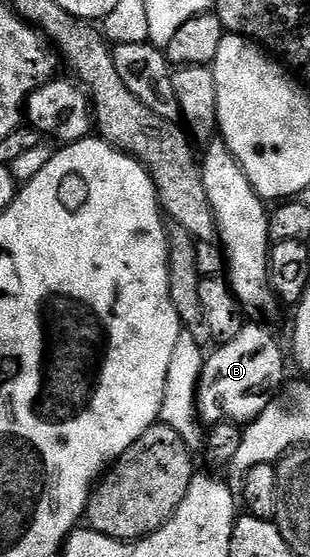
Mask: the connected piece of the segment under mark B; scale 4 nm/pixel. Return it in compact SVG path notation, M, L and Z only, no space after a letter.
M243 325L240 336L228 344L218 346L215 354L205 359L202 364L202 375L198 381L198 417L203 423L213 424L215 422L236 422L245 424L268 408L268 404L276 397L276 392L281 391L284 386L282 377L286 374L286 362L282 359L282 346L274 339L270 330L262 326Z

